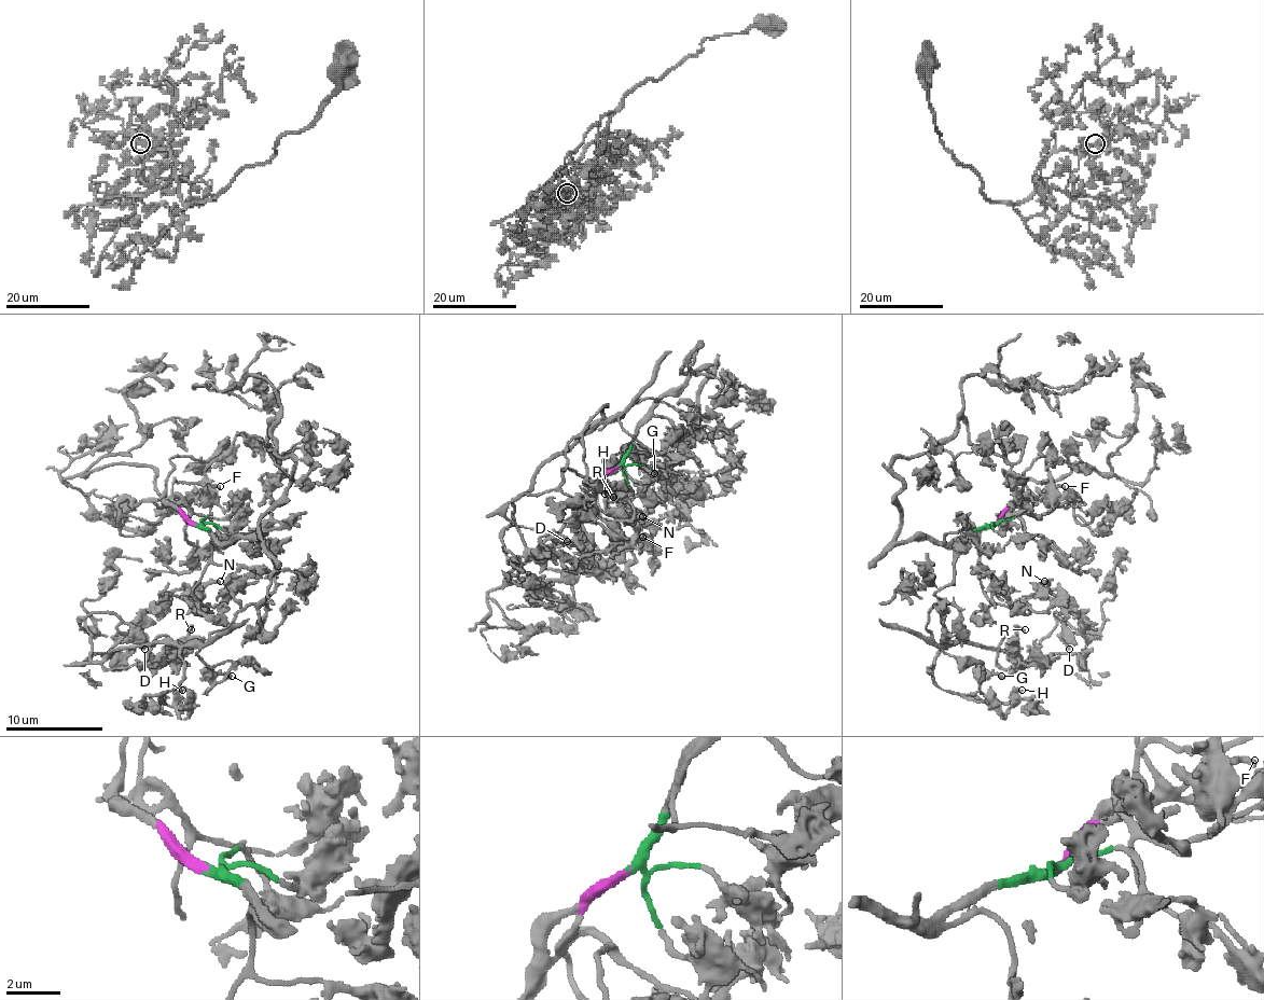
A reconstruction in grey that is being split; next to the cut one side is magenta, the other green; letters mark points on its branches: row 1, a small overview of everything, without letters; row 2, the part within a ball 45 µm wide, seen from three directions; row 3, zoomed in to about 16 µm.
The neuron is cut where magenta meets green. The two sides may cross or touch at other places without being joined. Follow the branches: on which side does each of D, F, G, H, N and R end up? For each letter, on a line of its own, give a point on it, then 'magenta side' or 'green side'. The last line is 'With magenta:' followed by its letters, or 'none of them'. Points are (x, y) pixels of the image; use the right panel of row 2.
D: (1069, 649) | green side
F: (1065, 486) | magenta side
G: (1001, 676) | green side
H: (1022, 690) | green side
N: (1044, 581) | green side
R: (1025, 629) | green side
With magenta: F

